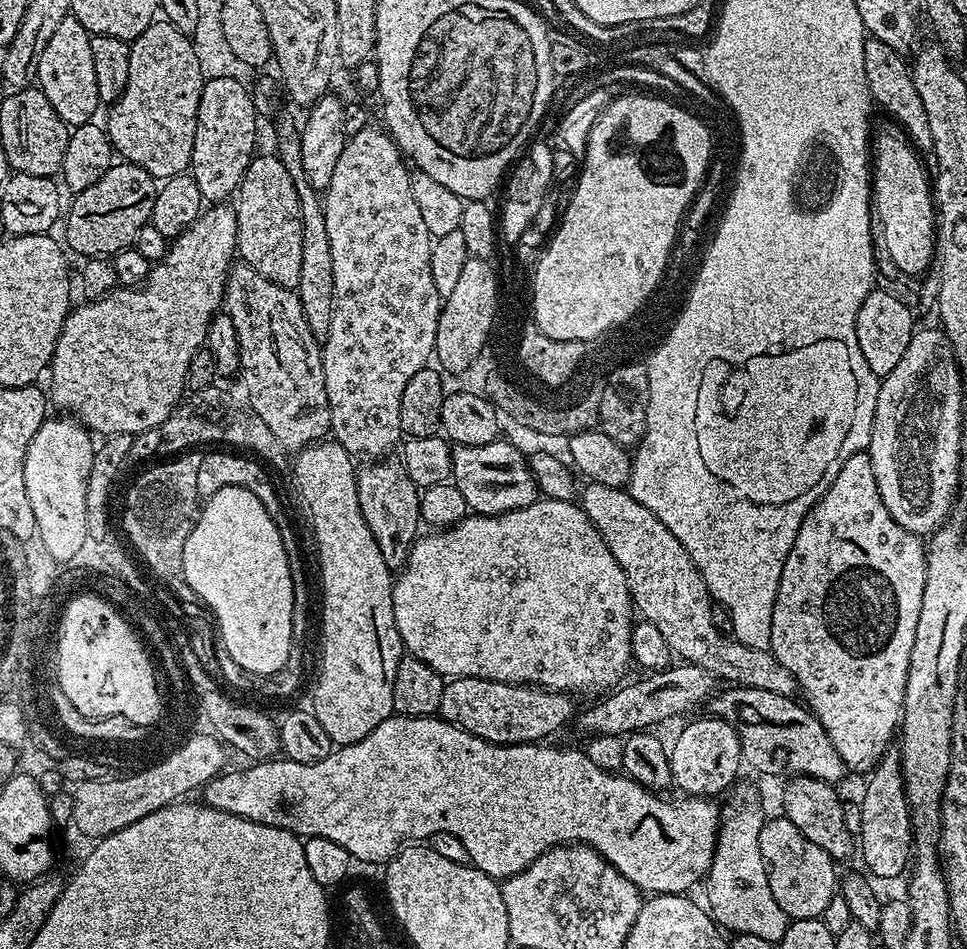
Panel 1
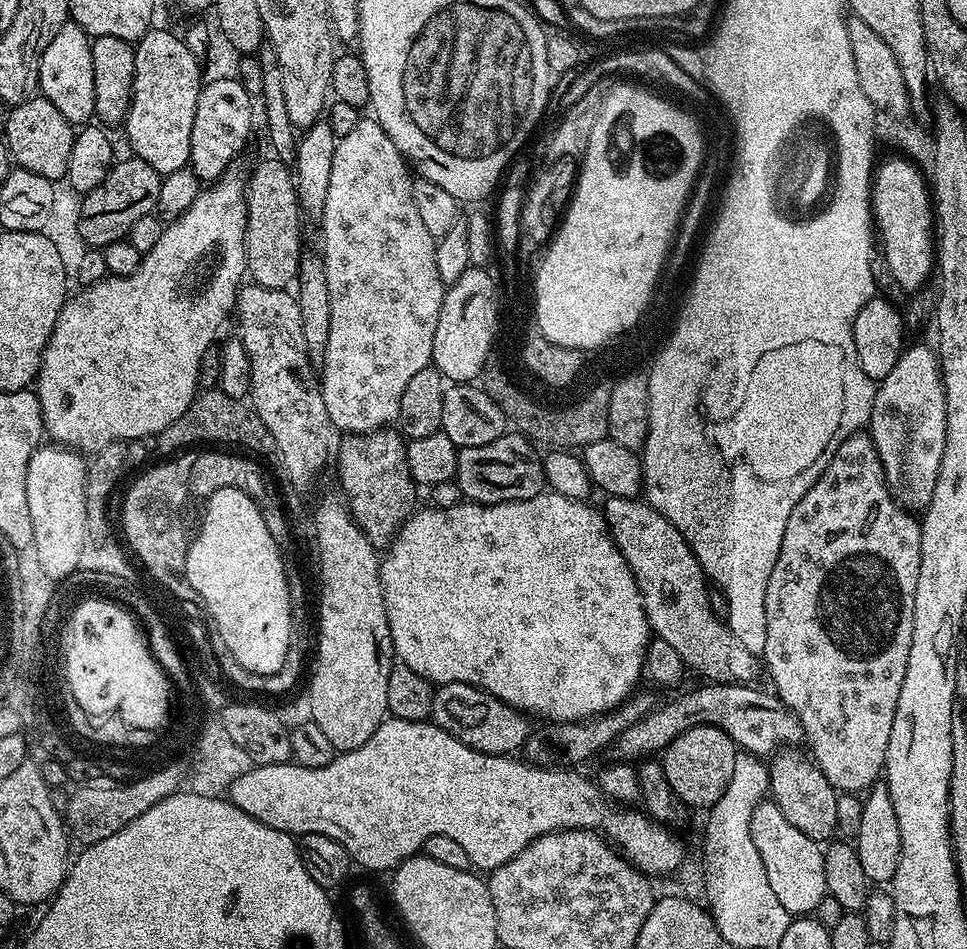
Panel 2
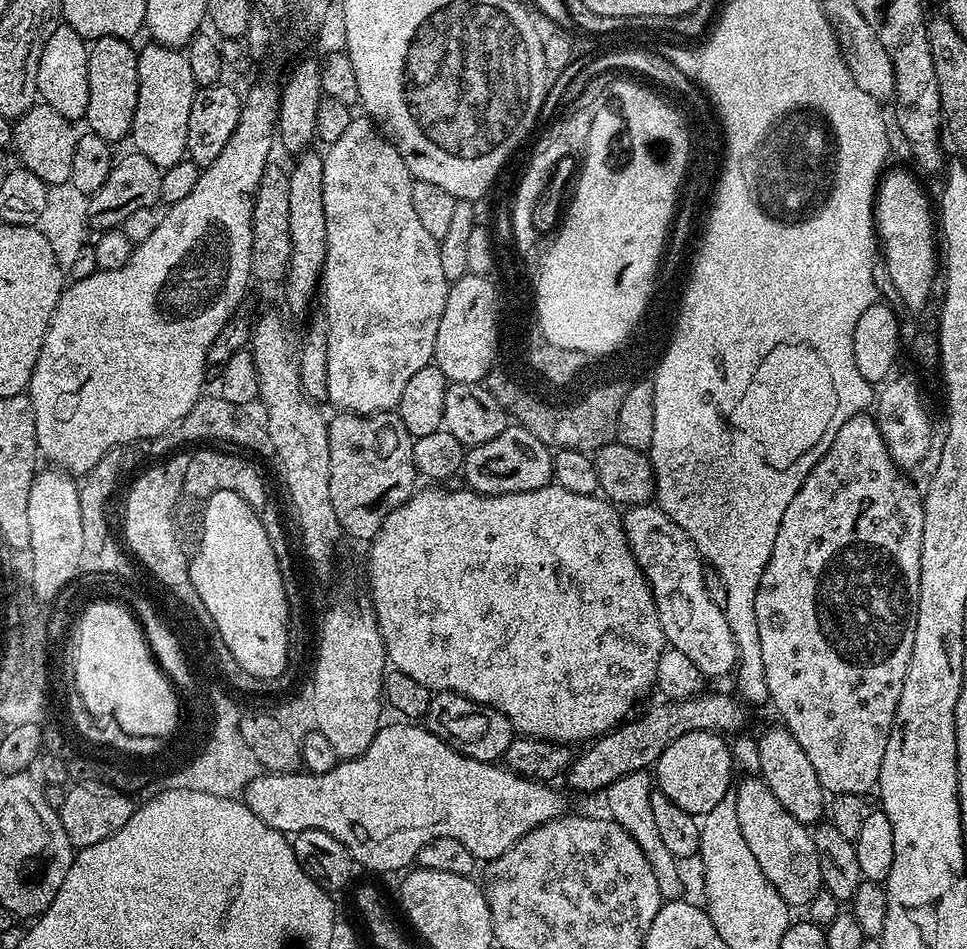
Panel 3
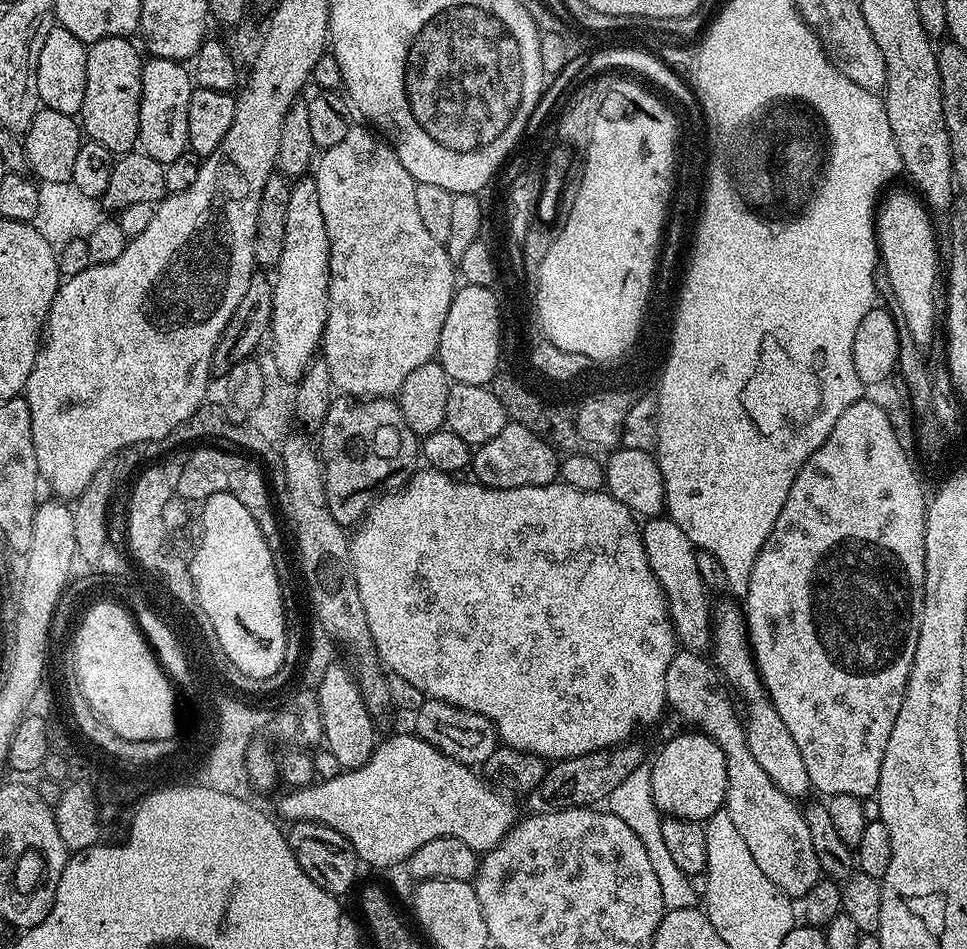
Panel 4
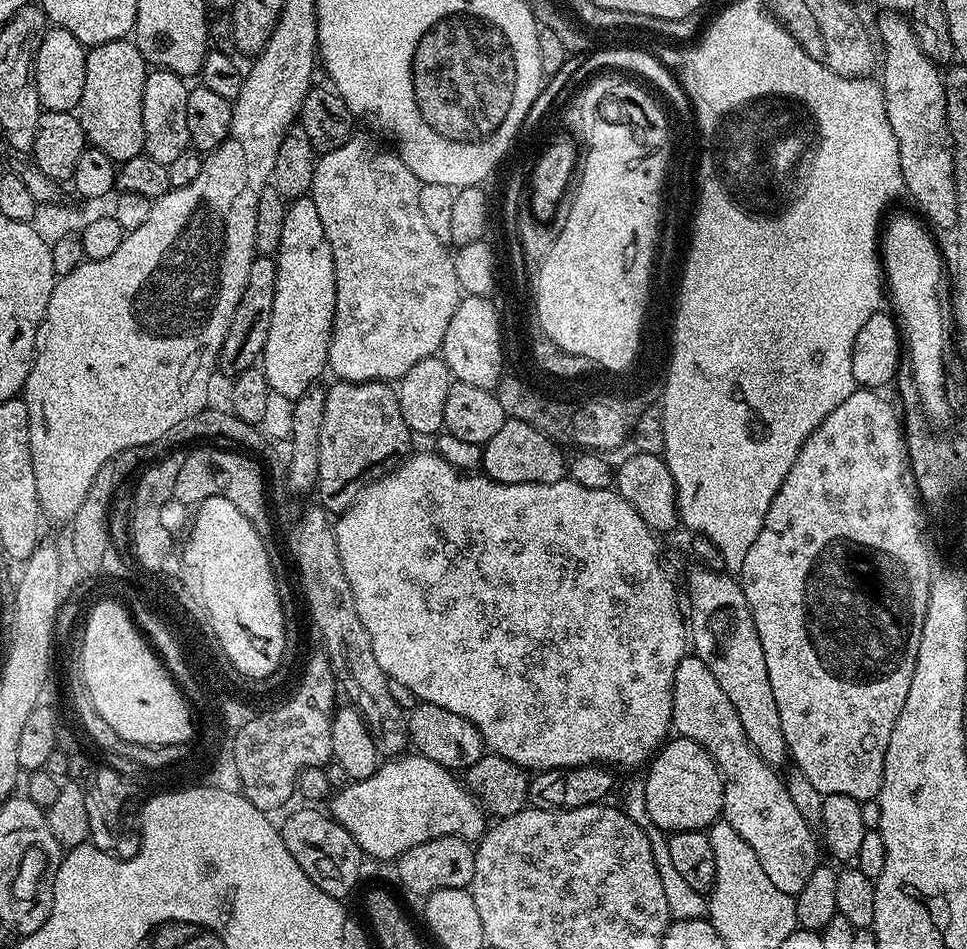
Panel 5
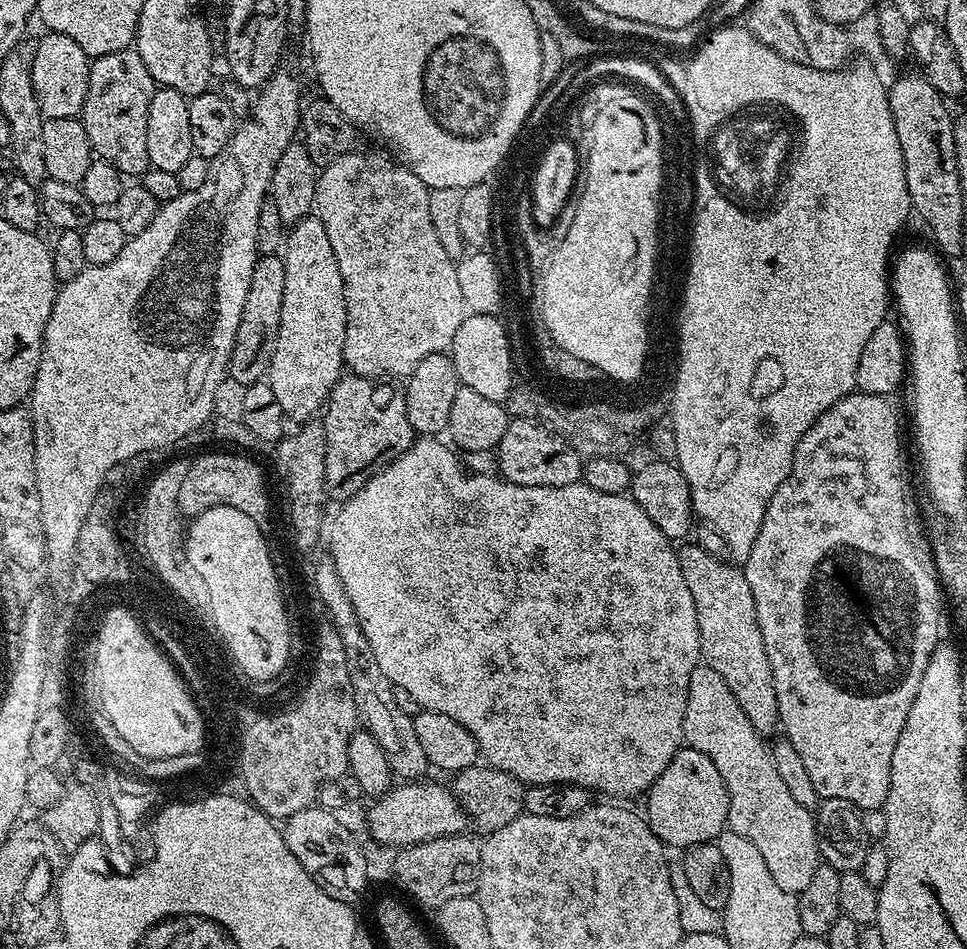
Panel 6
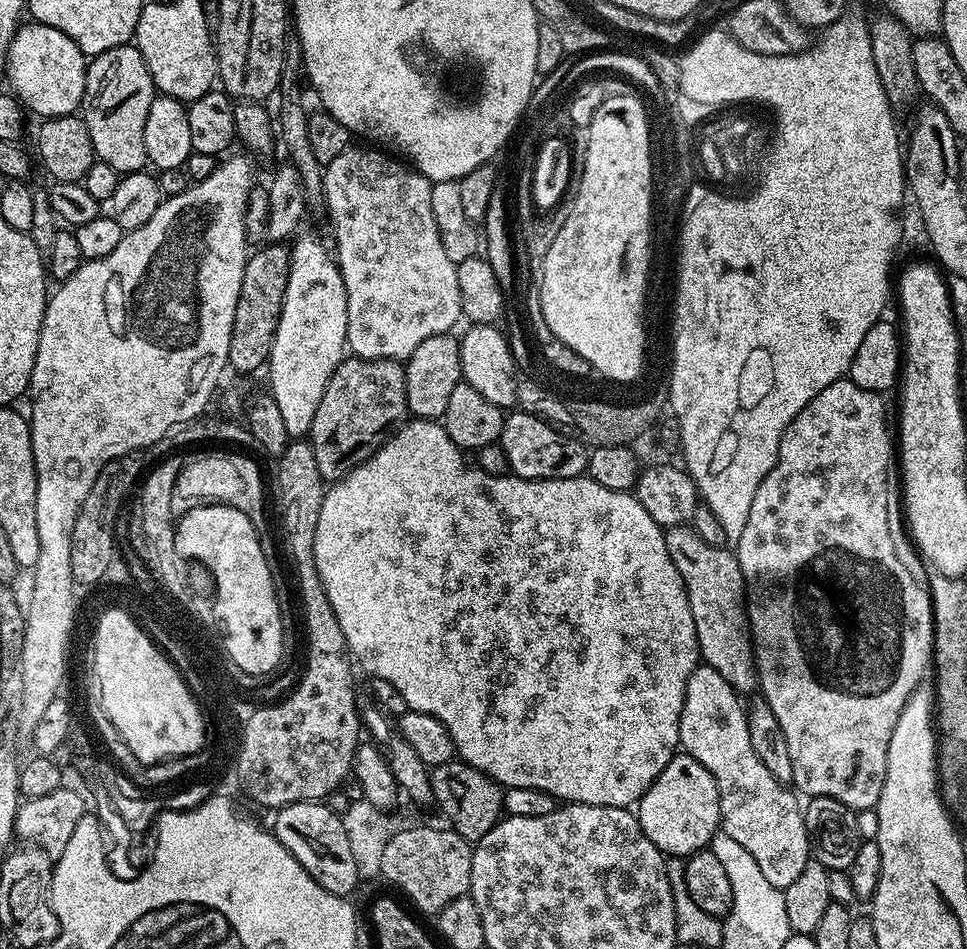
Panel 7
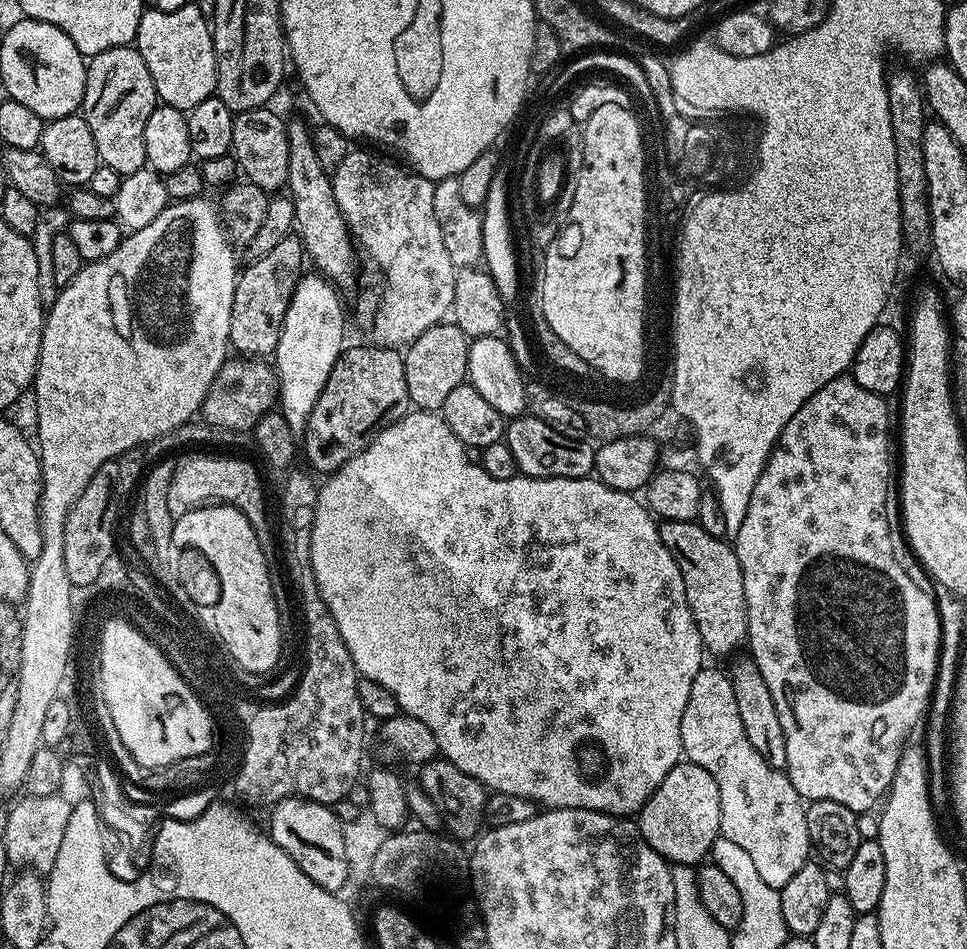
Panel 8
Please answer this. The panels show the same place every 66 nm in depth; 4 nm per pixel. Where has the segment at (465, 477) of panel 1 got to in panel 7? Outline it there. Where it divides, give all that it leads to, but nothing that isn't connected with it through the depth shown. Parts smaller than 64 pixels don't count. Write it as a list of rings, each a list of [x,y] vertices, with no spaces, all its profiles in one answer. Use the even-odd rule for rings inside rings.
[[[509,411],[505,415],[498,441],[506,454],[511,475],[524,480],[561,480],[587,473],[589,445],[560,432],[554,424],[536,416],[535,411],[516,411]]]

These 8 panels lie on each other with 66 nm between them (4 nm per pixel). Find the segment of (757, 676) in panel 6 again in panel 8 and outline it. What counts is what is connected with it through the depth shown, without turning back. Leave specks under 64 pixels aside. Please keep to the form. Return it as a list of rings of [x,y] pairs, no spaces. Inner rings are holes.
[[[665,520],[659,530],[662,546],[670,550],[674,562],[678,562],[678,570],[682,570],[686,602],[698,626],[705,653],[709,657],[731,657],[739,653],[748,638],[748,611],[742,586],[742,566],[738,566],[735,547],[727,539],[706,534],[696,520]]]

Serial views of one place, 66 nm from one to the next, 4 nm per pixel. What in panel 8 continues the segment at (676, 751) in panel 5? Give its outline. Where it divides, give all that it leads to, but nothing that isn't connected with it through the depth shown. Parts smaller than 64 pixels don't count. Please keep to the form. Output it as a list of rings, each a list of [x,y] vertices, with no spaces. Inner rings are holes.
[[[691,762],[675,764],[670,774],[662,778],[662,786],[658,786],[641,806],[638,823],[642,838],[646,838],[665,860],[673,865],[699,865],[711,853],[712,843],[720,836],[718,782],[714,782],[702,766]]]

